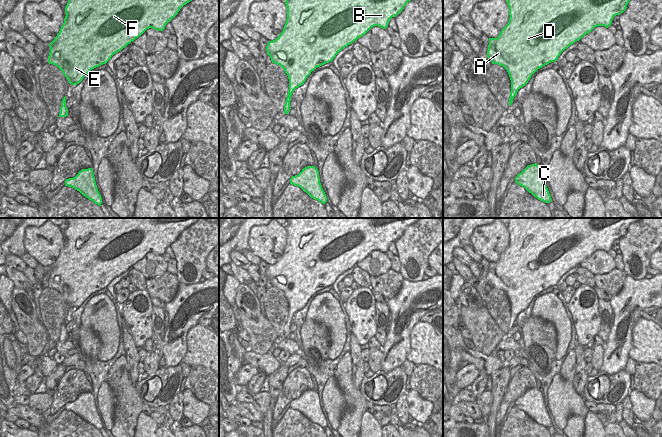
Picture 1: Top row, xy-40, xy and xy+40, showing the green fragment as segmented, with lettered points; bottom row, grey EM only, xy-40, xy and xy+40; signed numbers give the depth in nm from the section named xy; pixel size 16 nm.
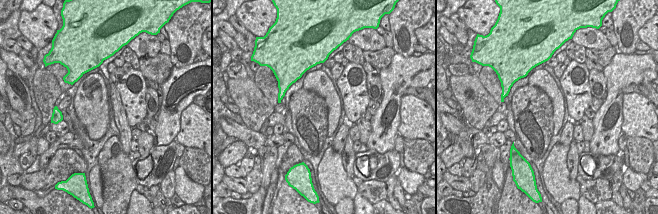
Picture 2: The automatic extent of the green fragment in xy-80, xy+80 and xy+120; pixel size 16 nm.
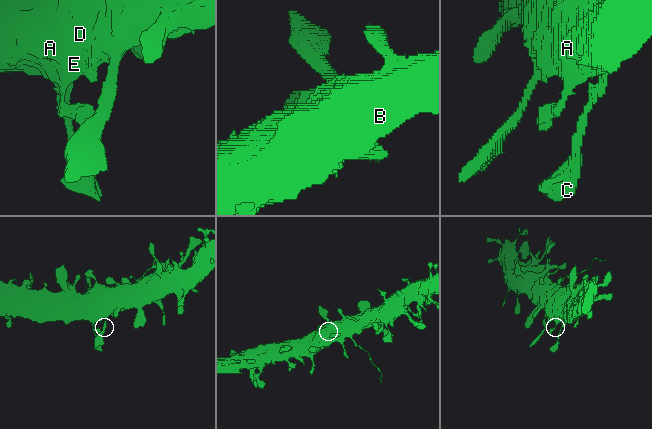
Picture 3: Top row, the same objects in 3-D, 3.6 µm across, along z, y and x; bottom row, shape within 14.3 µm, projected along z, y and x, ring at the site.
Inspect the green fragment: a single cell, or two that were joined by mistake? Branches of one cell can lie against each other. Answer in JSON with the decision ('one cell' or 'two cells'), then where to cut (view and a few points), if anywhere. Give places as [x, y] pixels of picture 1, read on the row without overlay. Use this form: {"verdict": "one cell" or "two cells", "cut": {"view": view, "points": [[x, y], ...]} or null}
{"verdict": "one cell", "cut": null}

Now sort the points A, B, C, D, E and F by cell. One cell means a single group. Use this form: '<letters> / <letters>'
A B C D E F

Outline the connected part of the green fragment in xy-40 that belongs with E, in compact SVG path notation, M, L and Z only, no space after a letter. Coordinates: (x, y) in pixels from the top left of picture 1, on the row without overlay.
M67 218L64 247L55 263L48 268L50 271L48 287L57 290L71 309L77 309L92 293L106 288L114 278L147 253L163 255L180 233L198 219L213 223L219 220L219 218Z

